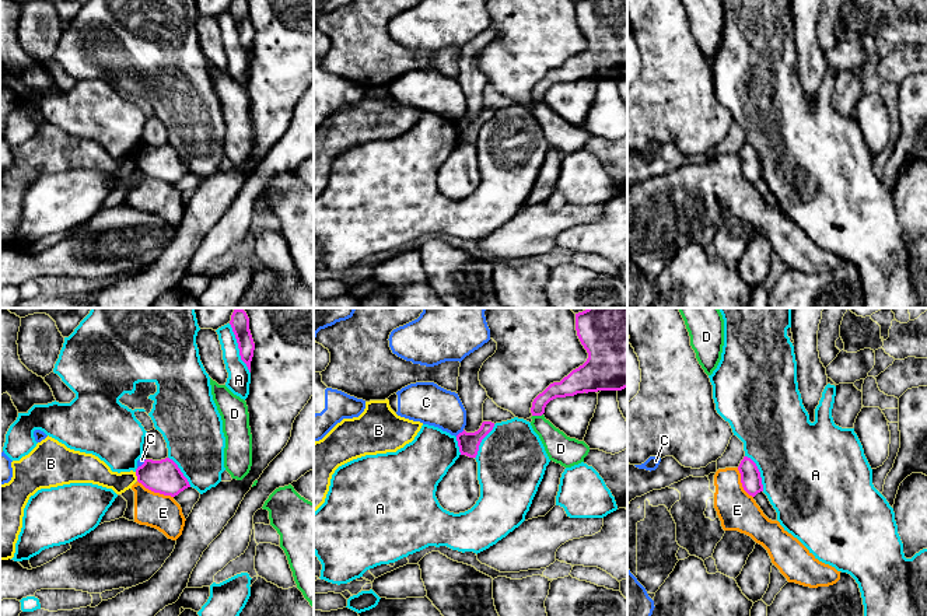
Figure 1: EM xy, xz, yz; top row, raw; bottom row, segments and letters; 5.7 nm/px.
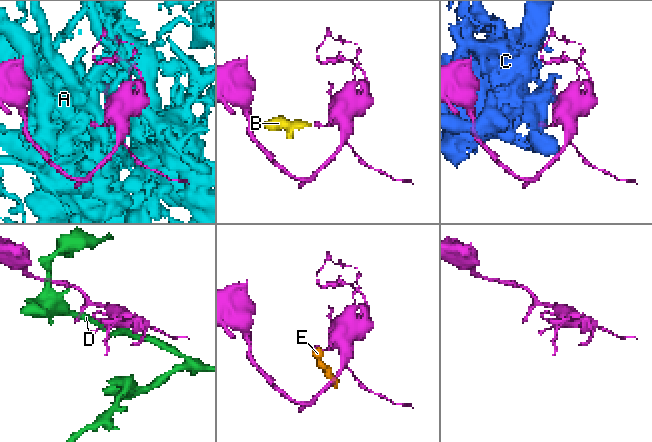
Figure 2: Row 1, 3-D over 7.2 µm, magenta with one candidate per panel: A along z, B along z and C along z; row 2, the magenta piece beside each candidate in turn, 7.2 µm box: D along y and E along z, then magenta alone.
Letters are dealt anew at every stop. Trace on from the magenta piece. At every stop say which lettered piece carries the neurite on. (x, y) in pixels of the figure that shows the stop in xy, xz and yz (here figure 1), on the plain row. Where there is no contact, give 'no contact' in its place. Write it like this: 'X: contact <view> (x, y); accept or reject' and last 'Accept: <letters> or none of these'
A: contact xy (238, 34); reject
B: contact xy (136, 161); reject
C: contact xz (459, 119); reject
D: contact xz (537, 101); reject
E: contact xy (156, 178); reject
Accept: none of these

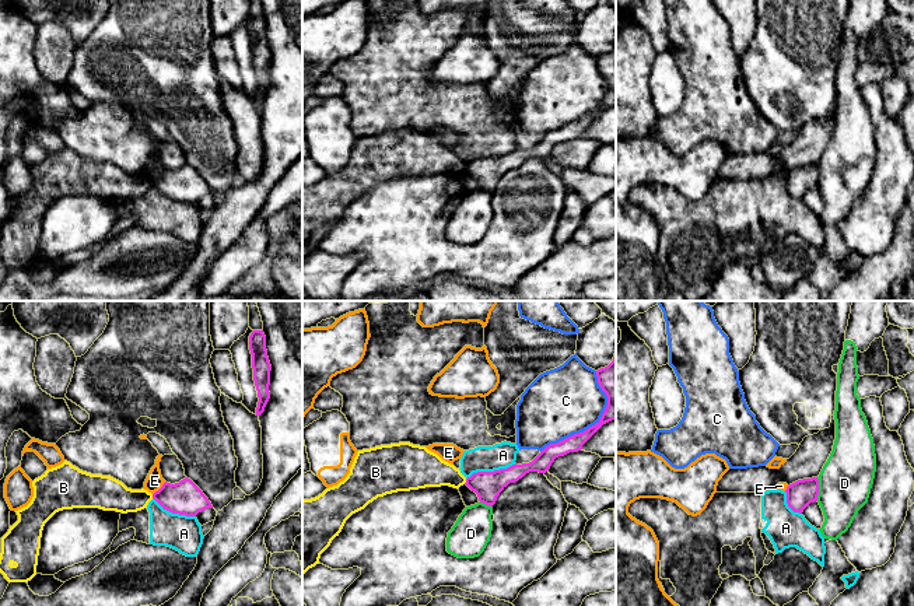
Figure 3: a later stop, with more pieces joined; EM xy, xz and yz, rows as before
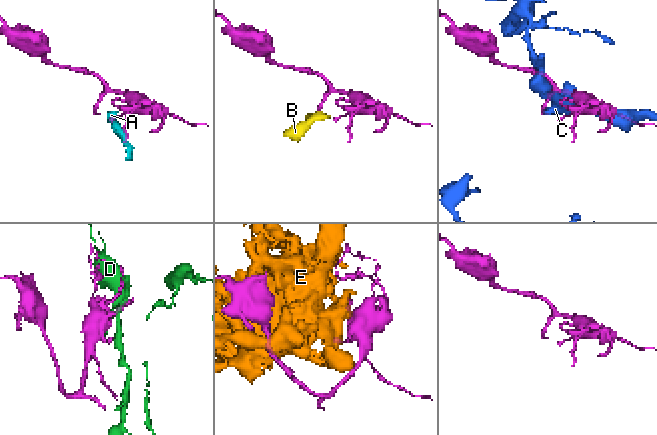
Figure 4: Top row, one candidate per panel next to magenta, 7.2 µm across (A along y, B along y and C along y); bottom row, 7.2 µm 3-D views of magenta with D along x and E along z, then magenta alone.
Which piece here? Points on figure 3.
A: contact xz (490, 158); reject
B: contact xz (466, 168); reject
C: contact xz (595, 111); reject
D: contact yz (818, 175); reject
E: contact xy (160, 175); reject
Accept: none of these

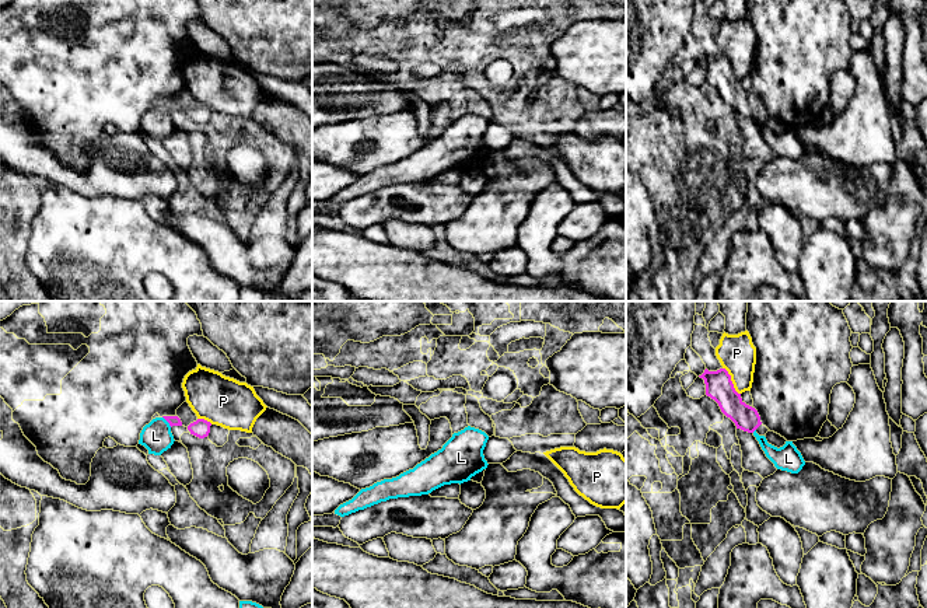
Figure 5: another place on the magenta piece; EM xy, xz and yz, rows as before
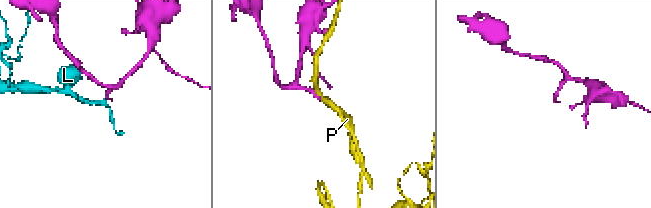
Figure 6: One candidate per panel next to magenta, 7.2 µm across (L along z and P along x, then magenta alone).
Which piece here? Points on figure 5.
L: contact xy (167, 107); accept
P: contact yz (731, 67); reject
Accept: L

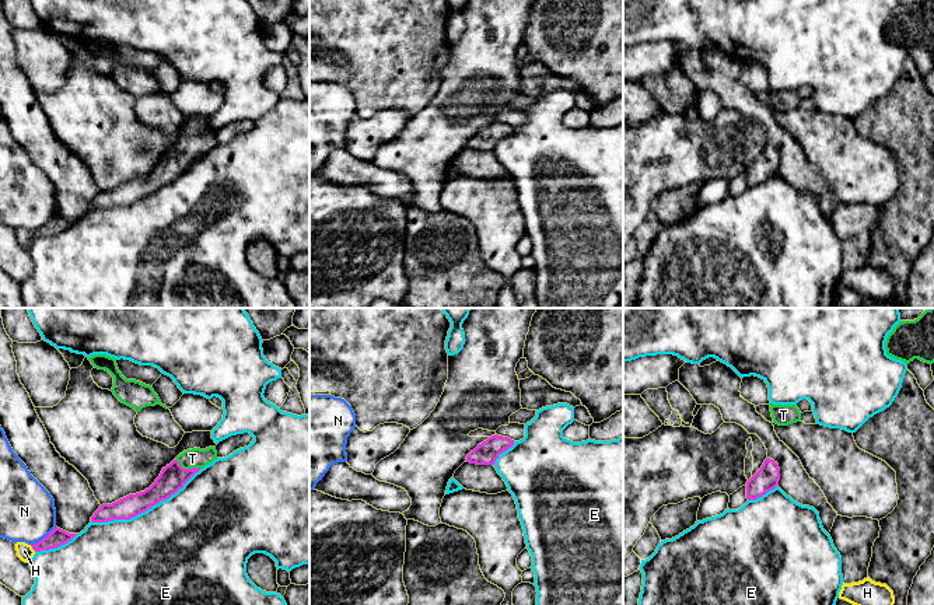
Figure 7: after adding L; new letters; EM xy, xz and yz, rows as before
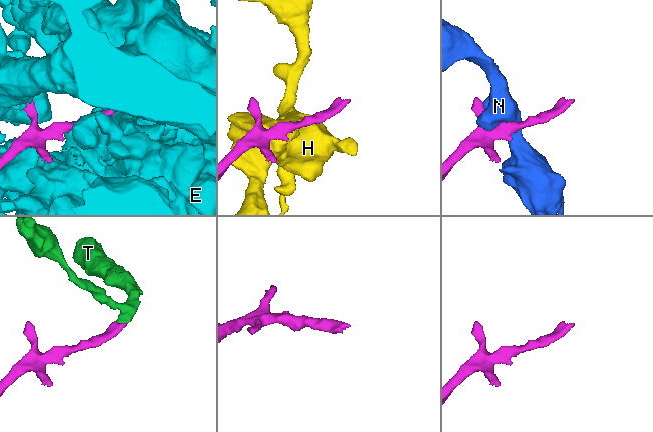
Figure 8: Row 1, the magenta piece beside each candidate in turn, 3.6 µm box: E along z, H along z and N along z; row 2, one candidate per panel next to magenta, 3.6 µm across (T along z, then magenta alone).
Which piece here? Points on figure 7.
E: contact xy (146, 196); reject
H: contact xy (32, 234); reject
N: contact xy (44, 224); reject
T: contact xy (188, 156); accept
Accept: T

